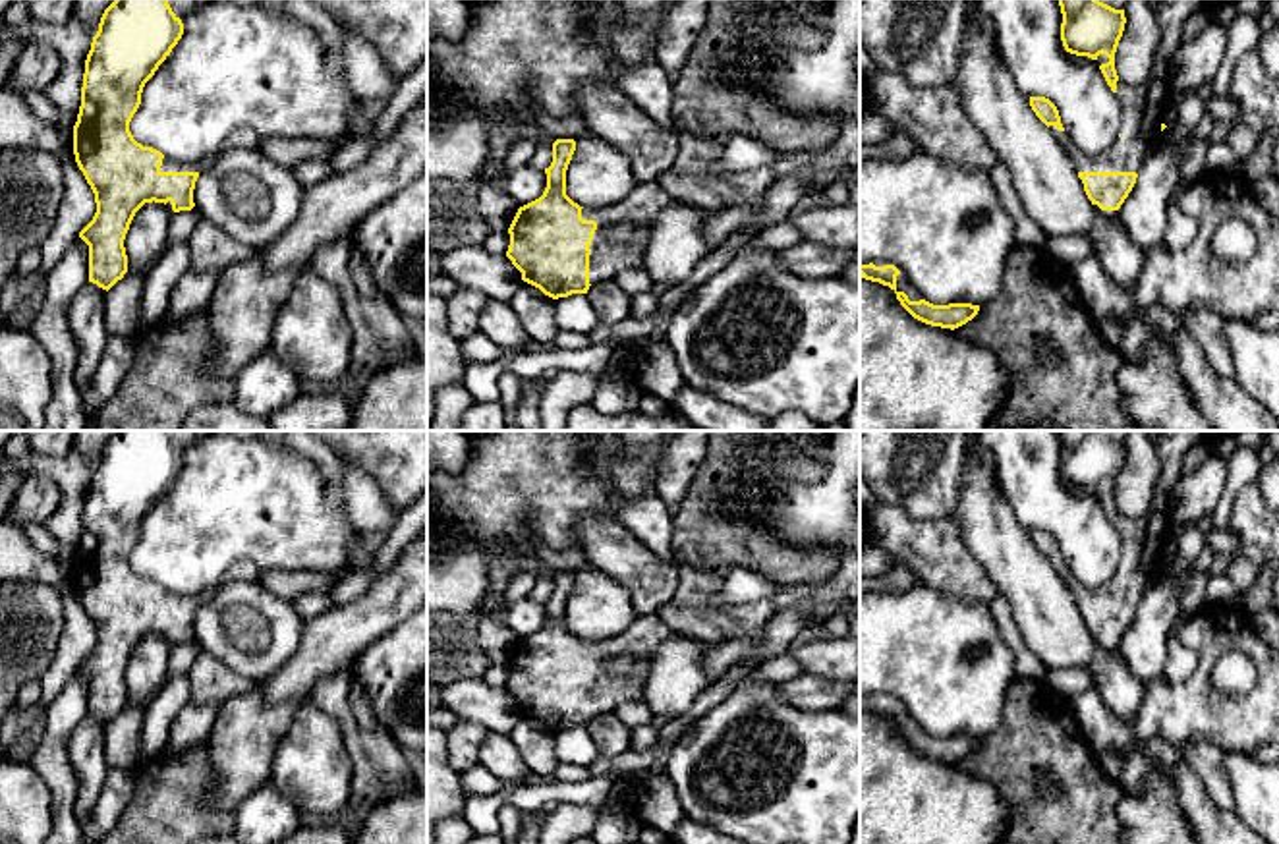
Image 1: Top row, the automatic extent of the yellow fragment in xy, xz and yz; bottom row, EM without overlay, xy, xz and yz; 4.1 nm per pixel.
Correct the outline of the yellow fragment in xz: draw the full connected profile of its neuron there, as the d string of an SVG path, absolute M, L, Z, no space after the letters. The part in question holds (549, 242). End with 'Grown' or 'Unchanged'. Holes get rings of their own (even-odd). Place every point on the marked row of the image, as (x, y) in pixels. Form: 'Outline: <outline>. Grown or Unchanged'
Outline: M574 139L553 143L543 195L518 209L508 234L506 257L522 280L558 299L587 294L591 284L622 270L643 268L641 251L612 243L605 230L618 222L647 226L674 199L659 182L640 182L632 193L601 209L583 209L566 195L566 170Z. Grown

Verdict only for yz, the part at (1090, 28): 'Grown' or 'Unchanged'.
Grown

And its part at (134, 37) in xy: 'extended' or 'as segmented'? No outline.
extended

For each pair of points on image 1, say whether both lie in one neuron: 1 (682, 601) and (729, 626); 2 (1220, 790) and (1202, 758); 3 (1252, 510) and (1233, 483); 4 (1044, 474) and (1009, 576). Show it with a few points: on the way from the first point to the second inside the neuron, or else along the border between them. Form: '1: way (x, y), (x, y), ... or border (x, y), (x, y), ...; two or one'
1: way (694, 613), (706, 624), (717, 624); one
2: way (1216, 783), (1210, 765); one
3: border (1254, 479), (1239, 493), (1225, 528); two
4: border (999, 489), (1015, 518), (1028, 530); two

